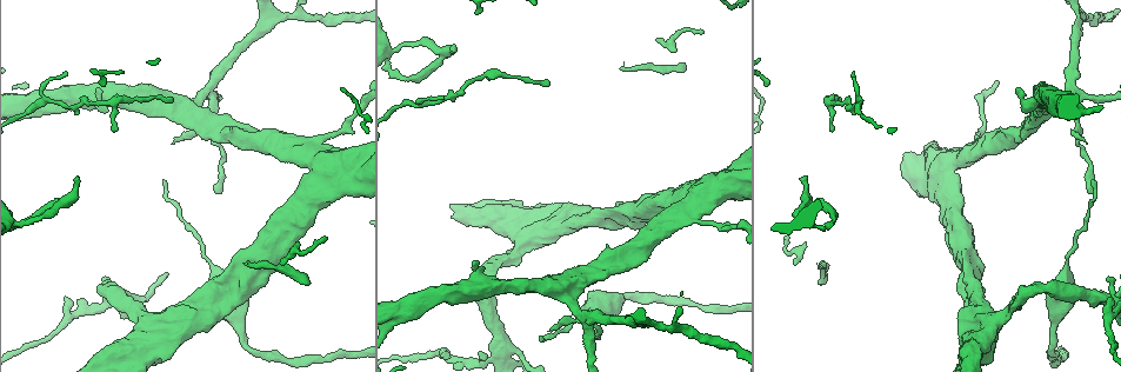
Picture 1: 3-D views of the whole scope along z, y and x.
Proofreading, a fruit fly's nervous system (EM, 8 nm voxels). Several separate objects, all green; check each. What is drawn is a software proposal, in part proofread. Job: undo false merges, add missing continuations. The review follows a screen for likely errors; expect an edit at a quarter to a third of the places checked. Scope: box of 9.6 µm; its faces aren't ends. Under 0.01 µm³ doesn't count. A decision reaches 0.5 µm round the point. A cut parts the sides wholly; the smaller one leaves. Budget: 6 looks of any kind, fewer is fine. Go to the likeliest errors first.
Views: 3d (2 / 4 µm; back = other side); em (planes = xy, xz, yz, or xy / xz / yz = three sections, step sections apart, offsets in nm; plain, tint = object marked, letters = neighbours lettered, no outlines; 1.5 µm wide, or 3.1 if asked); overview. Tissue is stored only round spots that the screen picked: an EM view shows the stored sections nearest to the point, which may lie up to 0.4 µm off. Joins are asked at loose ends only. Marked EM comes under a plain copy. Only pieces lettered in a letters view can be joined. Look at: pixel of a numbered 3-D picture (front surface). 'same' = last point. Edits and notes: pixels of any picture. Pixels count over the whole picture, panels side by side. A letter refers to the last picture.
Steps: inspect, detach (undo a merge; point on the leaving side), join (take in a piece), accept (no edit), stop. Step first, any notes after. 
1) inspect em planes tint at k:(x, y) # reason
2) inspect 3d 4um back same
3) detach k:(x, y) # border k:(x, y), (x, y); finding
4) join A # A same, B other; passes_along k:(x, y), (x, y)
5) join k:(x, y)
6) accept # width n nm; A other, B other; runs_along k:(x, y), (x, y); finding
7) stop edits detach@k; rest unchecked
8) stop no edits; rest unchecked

inspect em planes letters at 1:(1111, 298) # an open end

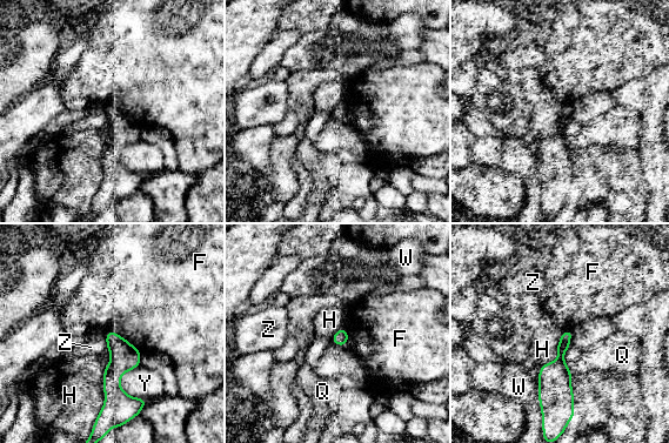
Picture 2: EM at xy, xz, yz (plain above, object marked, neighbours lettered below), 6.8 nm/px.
accept # longest_contact H 340 nm; F other, H other, Q other, W other, Y other, Z other; runs_along 2:(112, 335), (116, 368), (106, 407); no lettered piece goes on from it

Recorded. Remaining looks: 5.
inspect 3d 4um at 1:(1090, 192) # tapers out

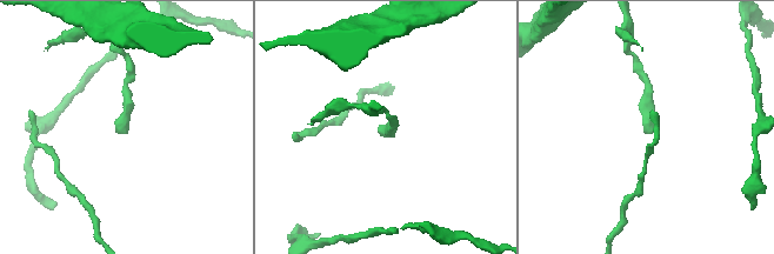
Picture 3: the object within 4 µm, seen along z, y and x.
inspect em planes letters at 3:(650, 132)

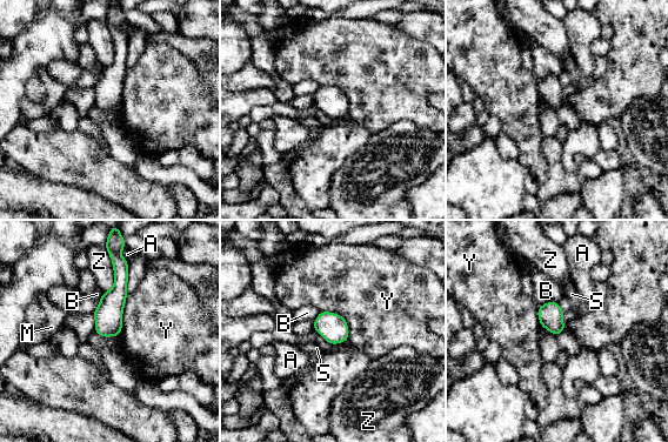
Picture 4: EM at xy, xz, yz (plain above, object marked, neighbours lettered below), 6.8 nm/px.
accept # A other, B other, M other, S other, Y other, Z other; border 4:(320, 310), (338, 313), (348, 339); no lettered piece goes on from it

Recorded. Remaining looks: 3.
inspect 3d 2um at 1:(65, 73) # thin end

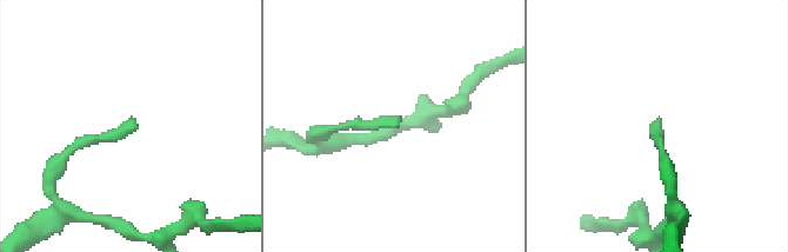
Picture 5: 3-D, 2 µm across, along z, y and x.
inspect em xz step 8 tint at 5:(135, 118)

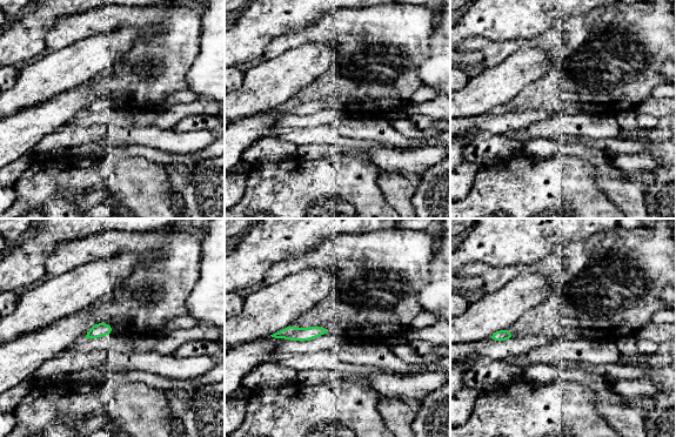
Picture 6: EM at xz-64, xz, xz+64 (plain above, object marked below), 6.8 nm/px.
inspect em xz step 8 letters same

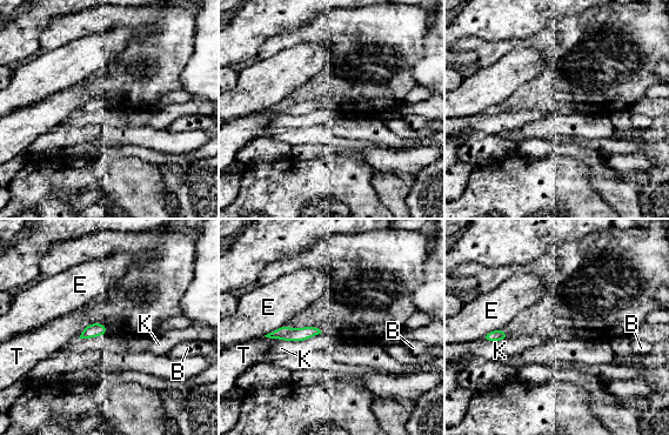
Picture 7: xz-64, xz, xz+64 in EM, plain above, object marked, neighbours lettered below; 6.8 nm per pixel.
accept # B other, E other, K other, T other; runs_along 7:(315, 330), (302, 334), (272, 335); none of them fits

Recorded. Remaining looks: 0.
stop no edits; rest unchecked

